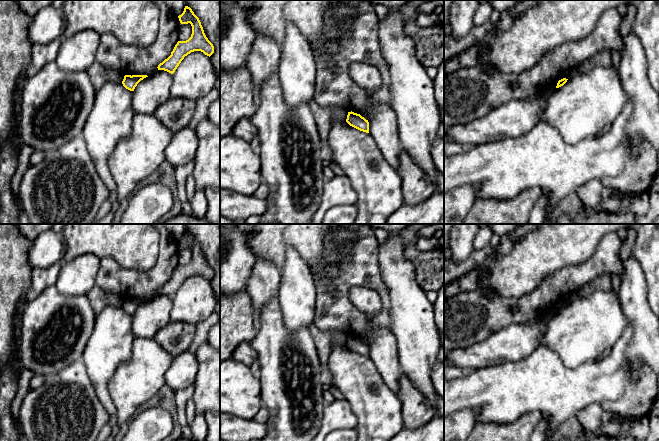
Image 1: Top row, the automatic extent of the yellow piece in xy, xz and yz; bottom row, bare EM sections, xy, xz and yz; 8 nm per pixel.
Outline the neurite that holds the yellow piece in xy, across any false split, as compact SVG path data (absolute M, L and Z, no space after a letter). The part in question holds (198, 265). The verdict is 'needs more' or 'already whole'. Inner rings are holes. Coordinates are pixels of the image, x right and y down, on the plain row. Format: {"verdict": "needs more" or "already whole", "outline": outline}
{"verdict": "already whole", "outline": "M185 230L183 237L178 242L181 248L191 248L192 258L188 264L178 265L171 279L158 289L158 294L171 298L175 296L184 281L191 276L201 275L209 281L214 277L213 268L206 261L199 242L190 231Z"}

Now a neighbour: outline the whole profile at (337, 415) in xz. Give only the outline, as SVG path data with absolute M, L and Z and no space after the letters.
M335 400L325 404L320 429L313 441L324 441L326 435L338 429L355 429L358 424L350 404L345 400Z

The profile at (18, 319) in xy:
M23 301L19 307L19 313L16 317L16 326L17 326L17 353L18 355L20 355L19 353L19 344L20 344L20 325L21 325L21 315L24 309L26 302Z

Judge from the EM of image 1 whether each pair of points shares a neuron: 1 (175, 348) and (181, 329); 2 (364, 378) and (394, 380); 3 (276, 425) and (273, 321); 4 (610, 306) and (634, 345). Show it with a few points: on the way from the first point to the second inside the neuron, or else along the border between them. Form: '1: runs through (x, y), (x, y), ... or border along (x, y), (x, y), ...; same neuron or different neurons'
1: runs through (175, 343), (175, 338), (179, 334); same neuron
2: border along (370, 359), (383, 382), (396, 394); different neurons
3: runs through (277, 399), (277, 347); same neuron
4: border along (622, 307), (628, 325), (611, 348); different neurons

